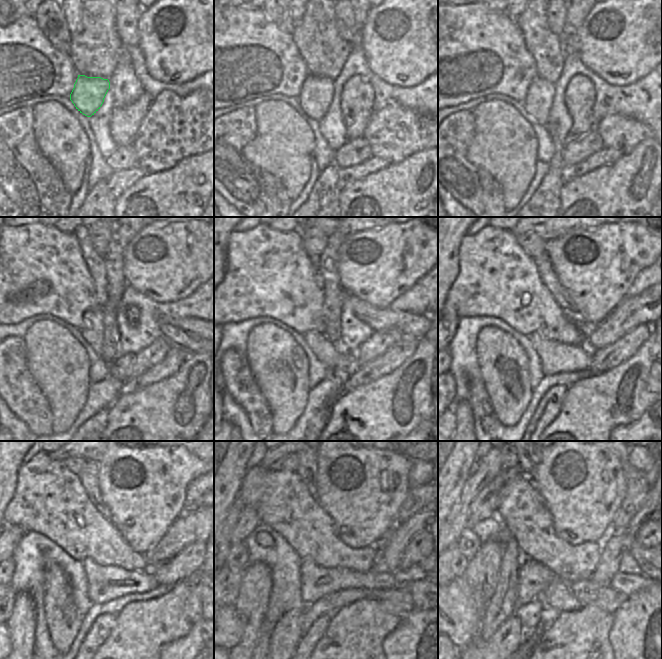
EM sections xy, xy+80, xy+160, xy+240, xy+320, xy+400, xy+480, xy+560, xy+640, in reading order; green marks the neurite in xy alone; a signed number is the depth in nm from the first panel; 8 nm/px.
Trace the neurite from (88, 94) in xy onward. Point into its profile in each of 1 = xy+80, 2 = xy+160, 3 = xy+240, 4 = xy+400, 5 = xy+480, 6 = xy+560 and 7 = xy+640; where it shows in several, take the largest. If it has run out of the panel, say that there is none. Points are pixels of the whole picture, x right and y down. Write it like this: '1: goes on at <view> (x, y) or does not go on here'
1: goes on at xy+80 (316, 94)
2: goes on at xy+160 (538, 102)
3: goes on at xy+240 (93, 330)
4: goes on at xy+400 (556, 357)
5: goes on at xy+480 (105, 582)
6: goes on at xy+560 (316, 582)
7: goes on at xy+640 (533, 578)

